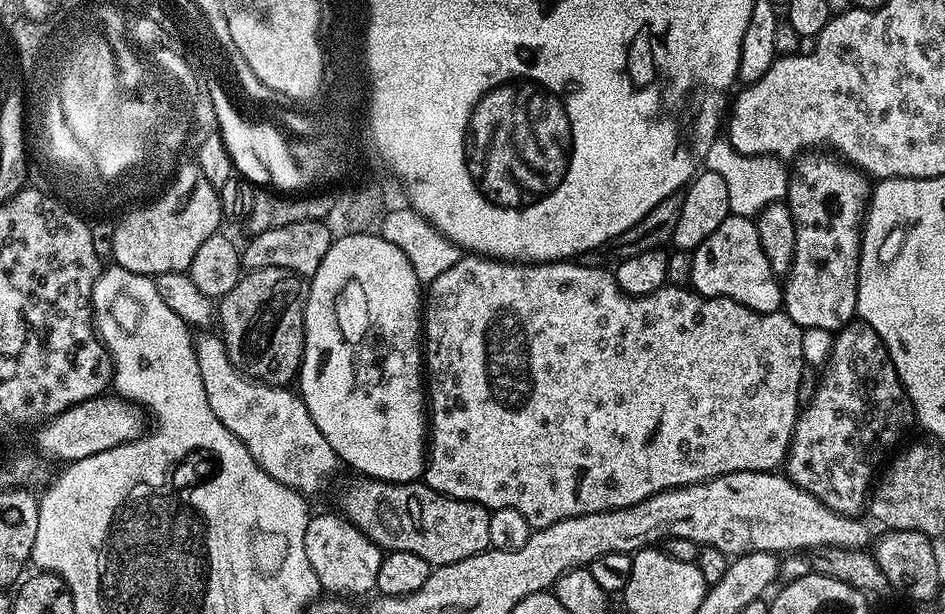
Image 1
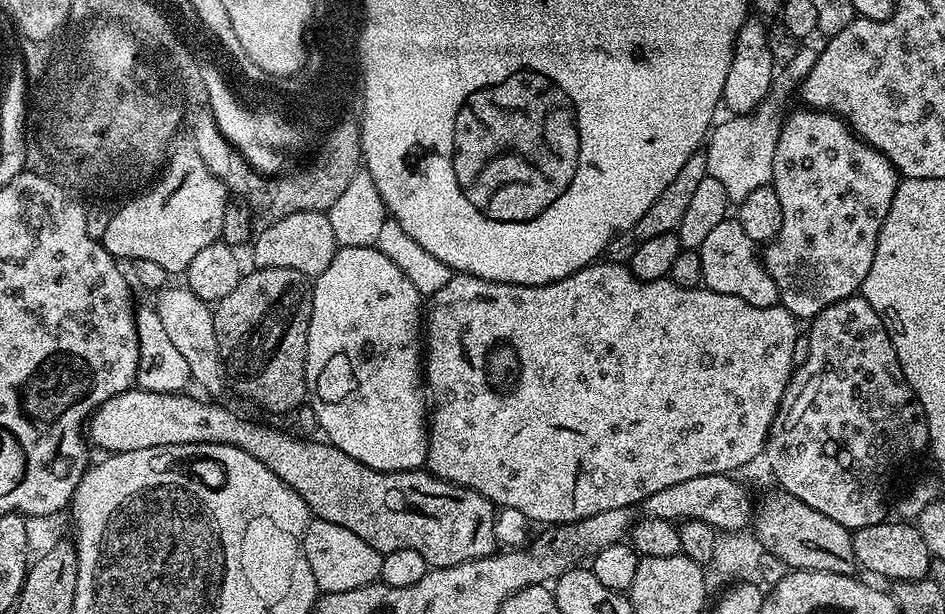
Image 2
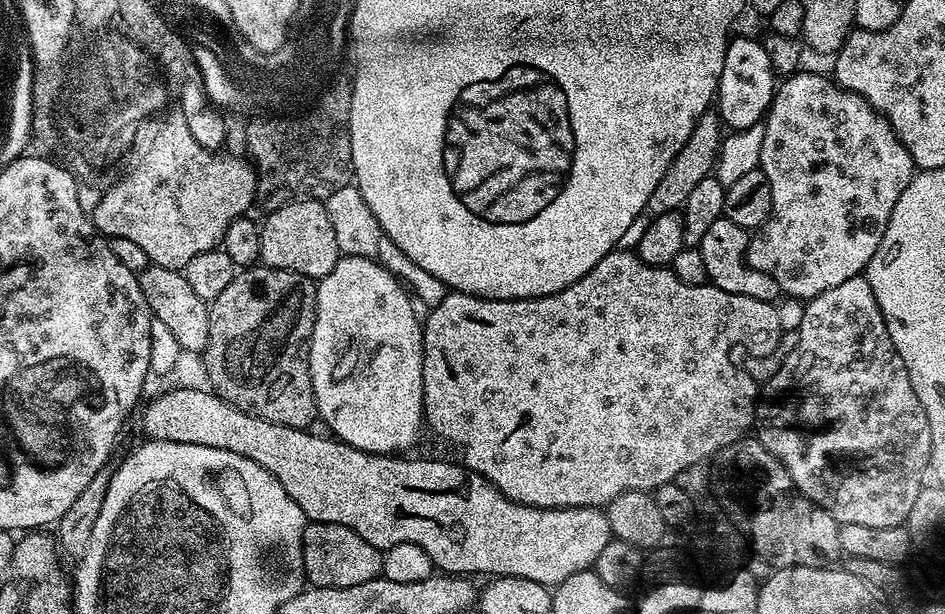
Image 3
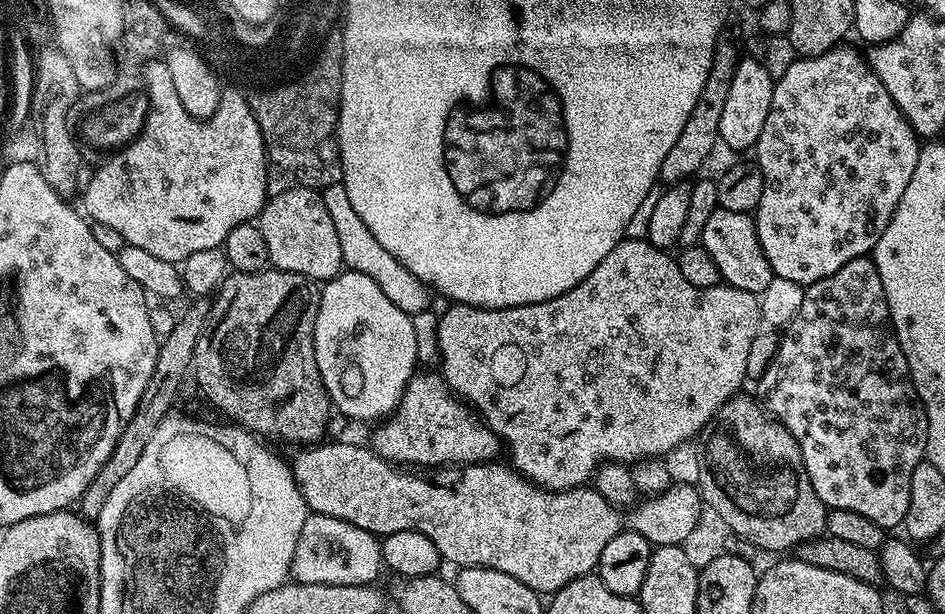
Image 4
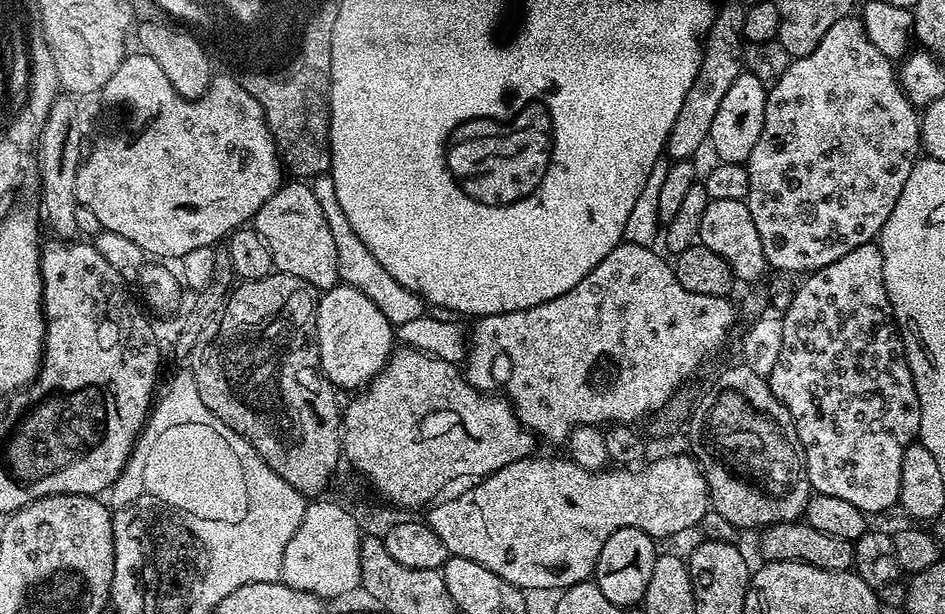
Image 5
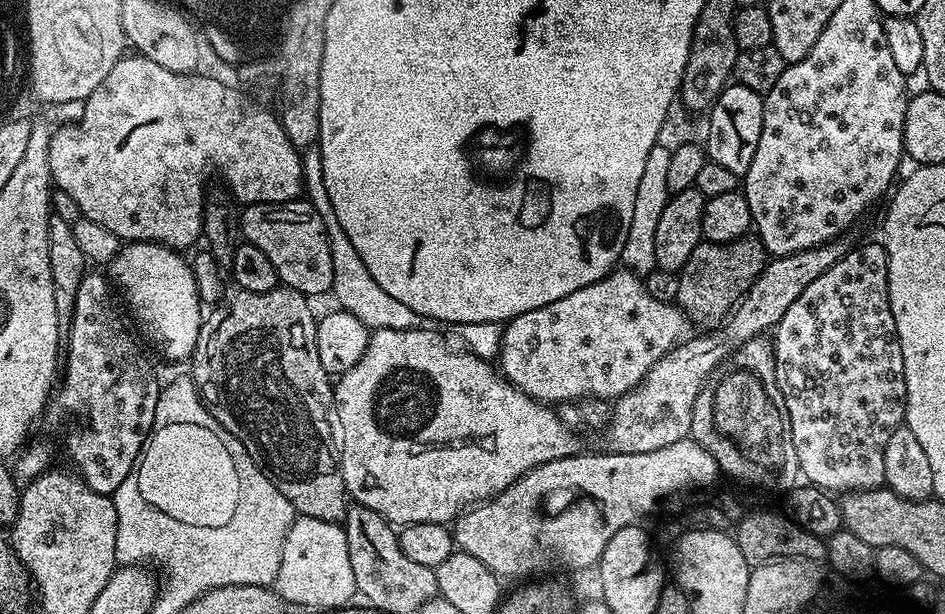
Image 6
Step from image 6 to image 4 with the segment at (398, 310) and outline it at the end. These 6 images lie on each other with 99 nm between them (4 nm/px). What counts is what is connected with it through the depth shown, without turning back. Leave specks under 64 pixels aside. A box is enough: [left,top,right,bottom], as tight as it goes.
[322,182,434,317]

